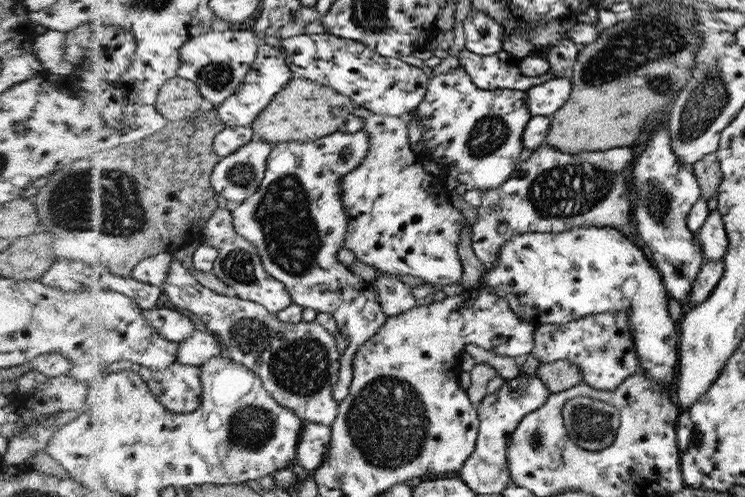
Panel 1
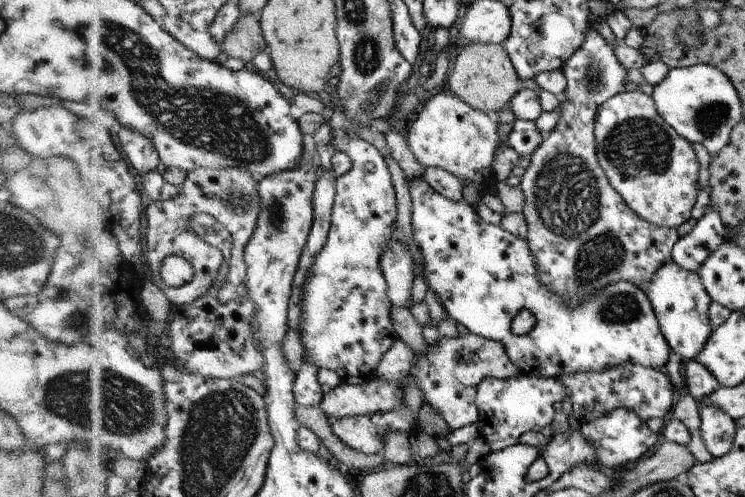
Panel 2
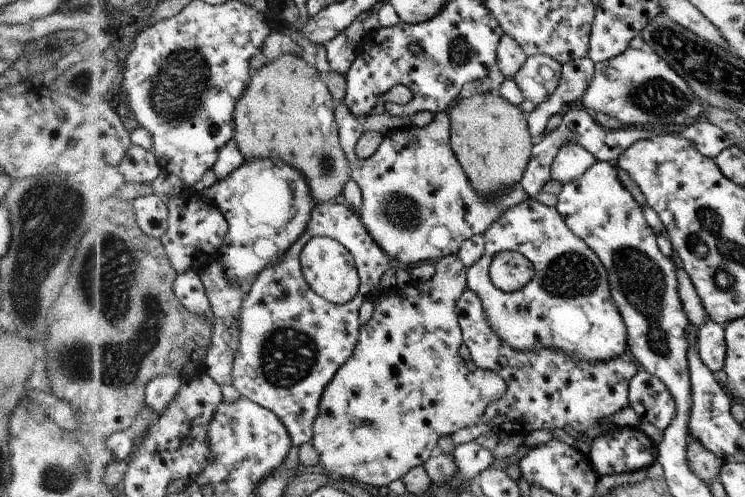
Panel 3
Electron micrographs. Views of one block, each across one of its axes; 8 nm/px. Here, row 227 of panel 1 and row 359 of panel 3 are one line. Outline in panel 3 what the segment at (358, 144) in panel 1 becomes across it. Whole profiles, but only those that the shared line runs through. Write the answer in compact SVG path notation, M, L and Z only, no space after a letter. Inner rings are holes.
M336 200L320 204L315 208L315 214L304 236L282 259L266 268L264 273L256 278L250 285L248 298L244 302L241 316L242 342L235 362L235 387L242 396L276 412L290 429L295 444L300 447L314 440L315 424L320 416L324 393L335 376L339 374L340 367L354 354L356 342L359 342L358 308L366 298L371 298L371 295L378 290L378 282L388 268L388 260L391 259L382 252L381 248L378 248L378 244L372 240L366 229L364 223L360 222L360 218L350 210L350 206L346 208ZM316 236L338 238L354 258L360 285L356 296L347 303L334 304L331 300L326 300L308 282L303 267L303 250Z

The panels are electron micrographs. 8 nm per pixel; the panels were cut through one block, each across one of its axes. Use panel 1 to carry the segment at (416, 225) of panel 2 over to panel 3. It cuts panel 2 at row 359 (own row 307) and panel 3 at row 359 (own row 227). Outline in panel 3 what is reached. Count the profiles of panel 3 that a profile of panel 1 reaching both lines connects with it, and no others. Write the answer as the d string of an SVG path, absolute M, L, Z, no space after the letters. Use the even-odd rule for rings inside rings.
M530 197L526 202L506 210L490 228L487 228L483 236L487 242L486 251L478 263L472 264L468 269L467 288L480 297L490 328L498 334L504 344L510 344L514 350L526 352L540 348L564 350L566 354L574 356L576 362L606 362L626 354L629 348L628 332L610 294L607 268L604 268L603 262L595 251L589 248L586 241L568 228L563 215L556 207L550 208ZM503 251L520 252L530 260L533 269L530 282L510 293L497 289L489 281L490 262Z

